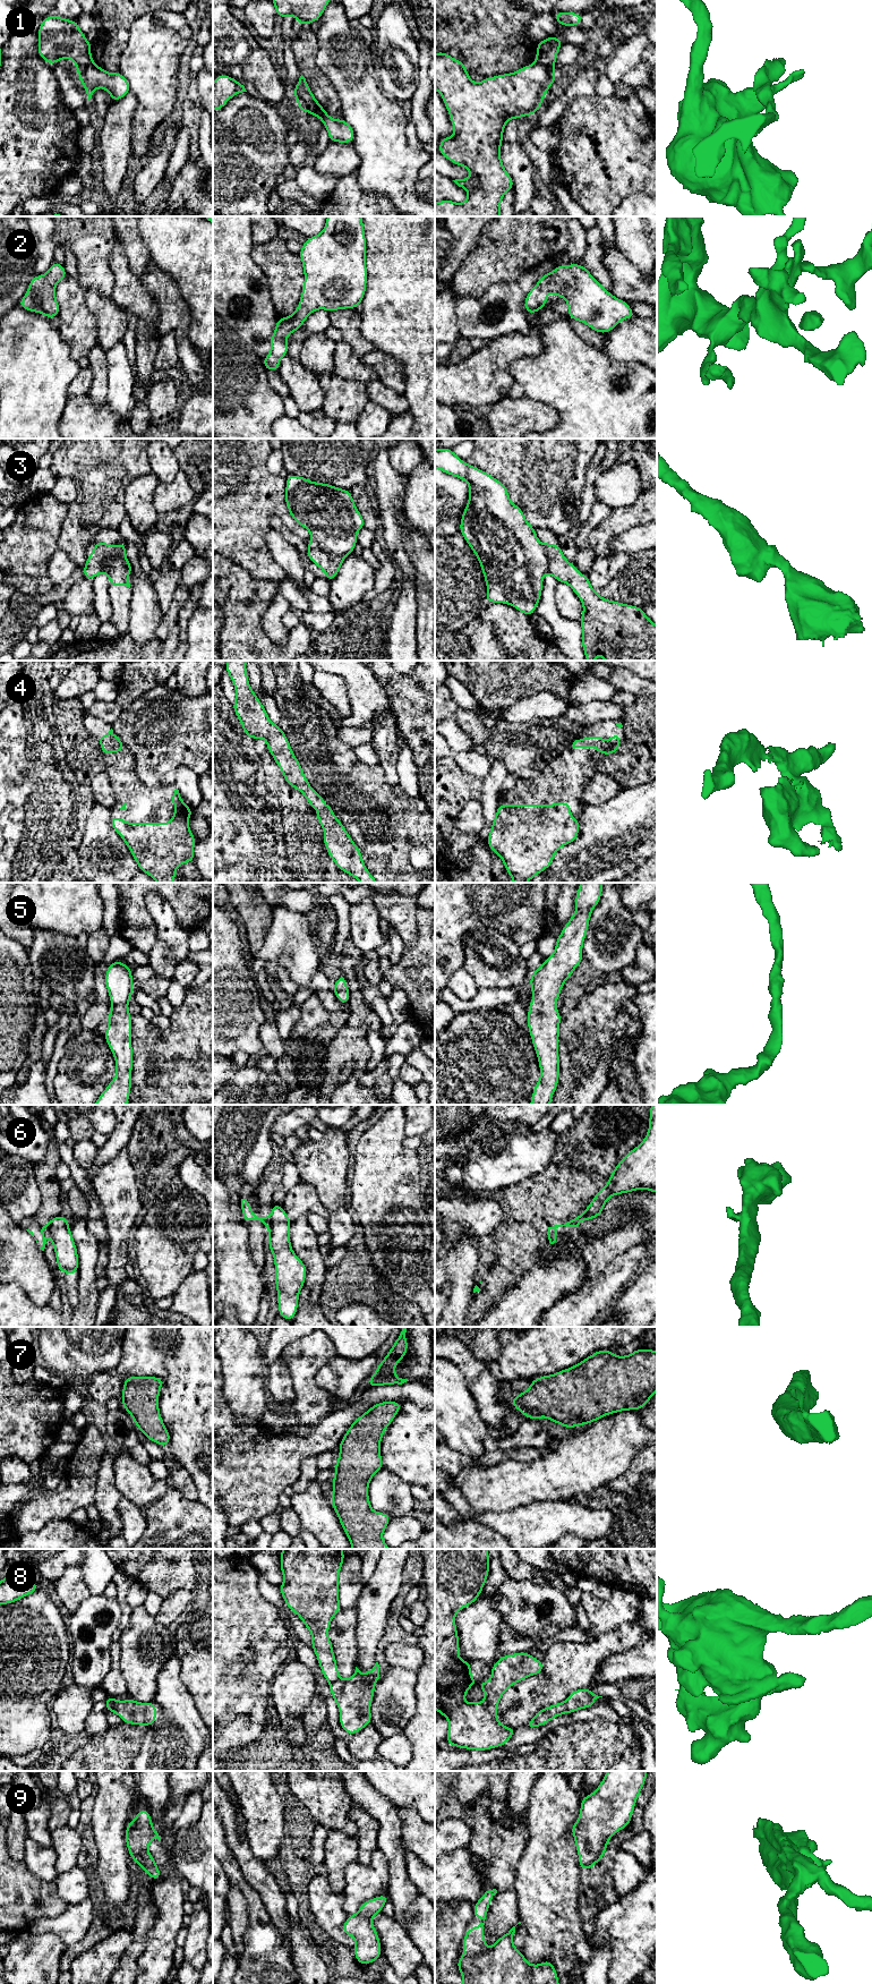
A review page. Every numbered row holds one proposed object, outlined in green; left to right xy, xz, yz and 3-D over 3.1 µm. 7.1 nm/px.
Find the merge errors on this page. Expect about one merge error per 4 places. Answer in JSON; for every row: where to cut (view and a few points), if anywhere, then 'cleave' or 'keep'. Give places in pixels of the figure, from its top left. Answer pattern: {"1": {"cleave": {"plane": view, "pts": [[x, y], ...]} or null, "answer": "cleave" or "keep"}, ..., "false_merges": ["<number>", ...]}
{"1": {"cleave": {"plane": "yz", "pts": [[536, 62], [553, 68]]}, "answer": "cleave"}, "2": {"cleave": null, "answer": "keep"}, "3": {"cleave": {"plane": "xz", "pts": [[311, 539], [324, 551], [343, 556]]}, "answer": "cleave"}, "4": {"cleave": null, "answer": "keep"}, "5": {"cleave": null, "answer": "keep"}, "6": {"cleave": {"plane": "xy", "pts": [[44, 1226], [48, 1233]]}, "answer": "cleave"}, "7": {"cleave": null, "answer": "keep"}, "8": {"cleave": {"plane": "xy", "pts": [[112, 1699], [116, 1711]]}, "answer": "cleave"}, "9": {"cleave": null, "answer": "keep"}, "false_merges": ["1", "3", "6", "8"]}

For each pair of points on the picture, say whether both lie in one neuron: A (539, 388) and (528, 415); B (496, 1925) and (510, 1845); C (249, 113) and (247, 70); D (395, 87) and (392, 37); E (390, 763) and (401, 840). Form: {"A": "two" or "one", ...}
{"A": "two", "B": "one", "C": "two", "D": "one", "E": "two"}

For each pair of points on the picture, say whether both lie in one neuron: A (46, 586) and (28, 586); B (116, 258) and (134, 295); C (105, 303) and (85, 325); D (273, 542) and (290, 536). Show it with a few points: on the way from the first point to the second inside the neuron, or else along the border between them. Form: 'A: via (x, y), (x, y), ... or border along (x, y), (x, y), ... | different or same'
A: via (42, 586), (33, 586) | same
B: via (119, 267), (126, 286) | same
C: border along (86, 291), (85, 305), (95, 318), (97, 341) | different
D: border along (271, 527), (276, 529), (300, 555) | different

